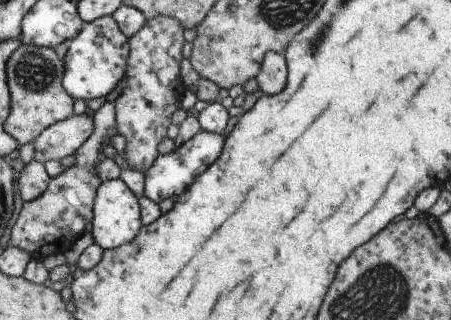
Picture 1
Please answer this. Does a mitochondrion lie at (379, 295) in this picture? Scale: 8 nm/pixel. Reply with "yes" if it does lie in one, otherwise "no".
yes

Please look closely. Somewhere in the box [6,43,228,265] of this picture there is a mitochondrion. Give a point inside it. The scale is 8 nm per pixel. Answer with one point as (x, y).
(35, 72)

